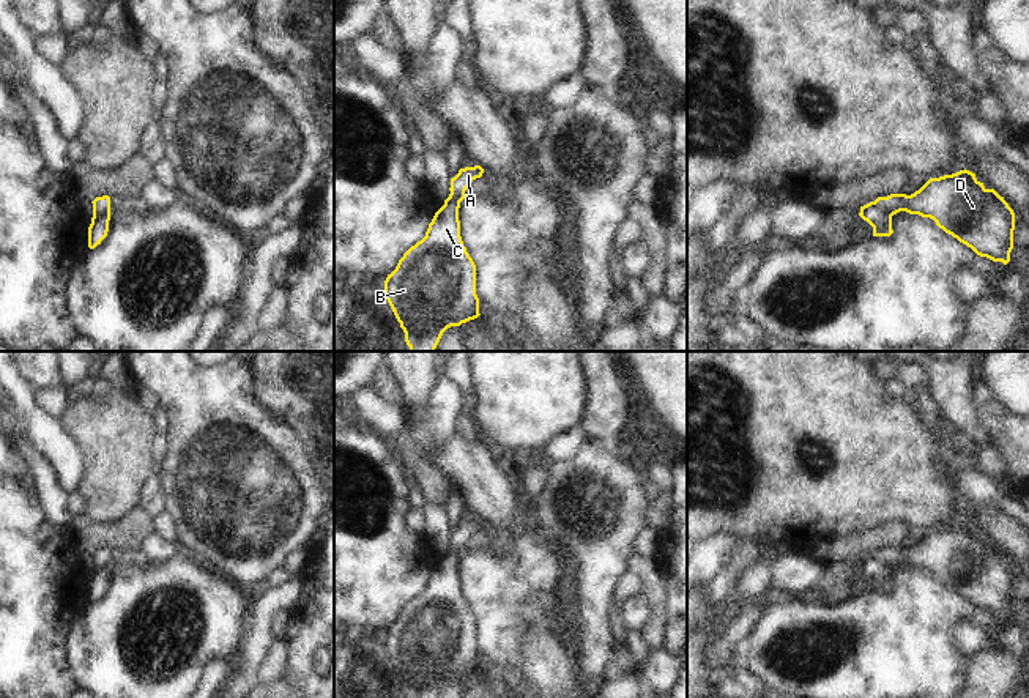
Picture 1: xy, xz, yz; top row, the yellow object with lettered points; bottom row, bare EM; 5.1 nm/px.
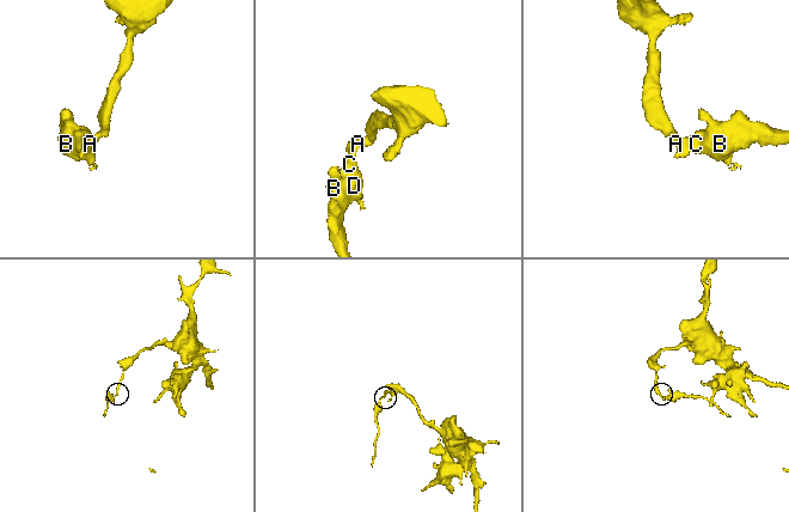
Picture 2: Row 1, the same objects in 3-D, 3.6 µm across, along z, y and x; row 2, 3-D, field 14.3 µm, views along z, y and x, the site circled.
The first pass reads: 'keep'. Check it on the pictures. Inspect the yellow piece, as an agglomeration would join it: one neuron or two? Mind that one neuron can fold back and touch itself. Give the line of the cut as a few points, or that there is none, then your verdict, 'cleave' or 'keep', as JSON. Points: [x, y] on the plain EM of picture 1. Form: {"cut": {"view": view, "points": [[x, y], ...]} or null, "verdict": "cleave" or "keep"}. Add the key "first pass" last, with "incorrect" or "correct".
{"cut": {"view": "yz", "points": [[873, 555], [892, 568]]}, "verdict": "cleave", "first pass": "incorrect"}

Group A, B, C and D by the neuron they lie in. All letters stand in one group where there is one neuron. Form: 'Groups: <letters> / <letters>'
Groups: A / B C D.

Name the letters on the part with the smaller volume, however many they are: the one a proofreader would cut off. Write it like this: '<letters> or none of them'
B, C, D

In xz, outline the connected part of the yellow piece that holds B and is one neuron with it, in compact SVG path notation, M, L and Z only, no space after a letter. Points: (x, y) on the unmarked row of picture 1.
M449 547L425 589L384 633L384 649L407 698L438 698L443 685L477 671L476 618L460 589L460 553Z

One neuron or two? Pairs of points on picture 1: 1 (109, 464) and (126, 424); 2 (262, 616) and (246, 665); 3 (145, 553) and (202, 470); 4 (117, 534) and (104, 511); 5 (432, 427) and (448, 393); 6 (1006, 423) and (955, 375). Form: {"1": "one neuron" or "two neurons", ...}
{"1": "one neuron", "2": "one neuron", "3": "two neurons", "4": "two neurons", "5": "one neuron", "6": "two neurons"}

